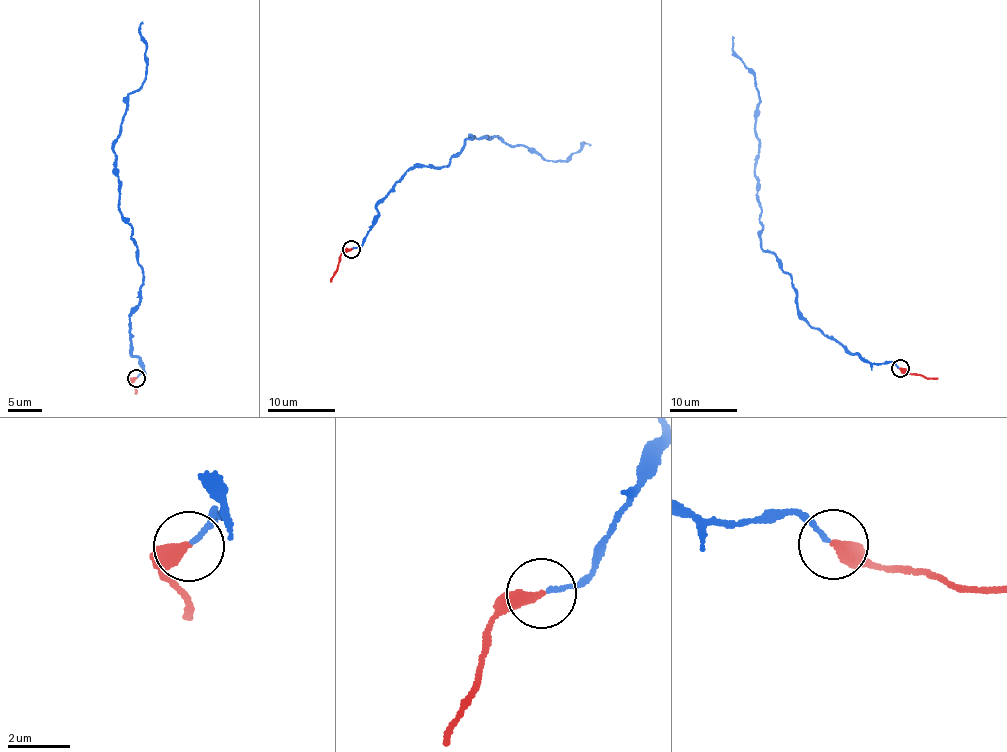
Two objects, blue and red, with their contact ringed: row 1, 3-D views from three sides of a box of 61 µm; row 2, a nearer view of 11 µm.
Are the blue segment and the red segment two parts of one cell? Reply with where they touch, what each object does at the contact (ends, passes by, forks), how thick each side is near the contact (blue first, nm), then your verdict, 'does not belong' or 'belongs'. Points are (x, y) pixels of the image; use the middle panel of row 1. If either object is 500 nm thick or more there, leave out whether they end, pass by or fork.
place (351, 249); blue ends; red ends; calibres 140 and 400 nm; belongs

